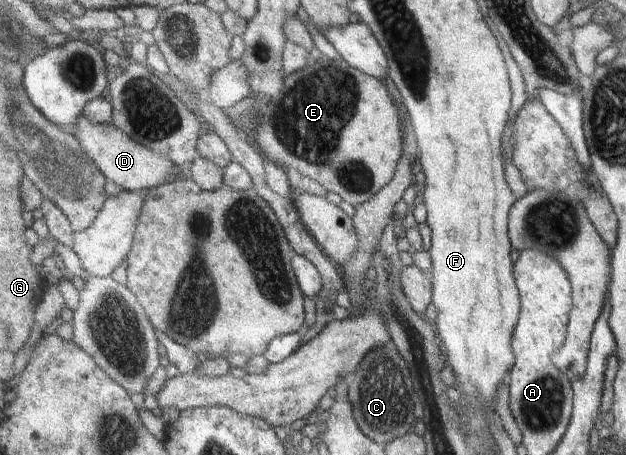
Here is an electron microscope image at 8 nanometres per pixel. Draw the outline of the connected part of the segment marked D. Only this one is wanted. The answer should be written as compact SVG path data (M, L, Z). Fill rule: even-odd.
M83 114L79 117L75 128L75 136L84 146L87 154L98 164L103 174L107 174L109 180L122 186L125 191L147 191L165 183L181 180L182 168L177 167L165 155L135 142L135 139L121 132L118 127L92 123Z

